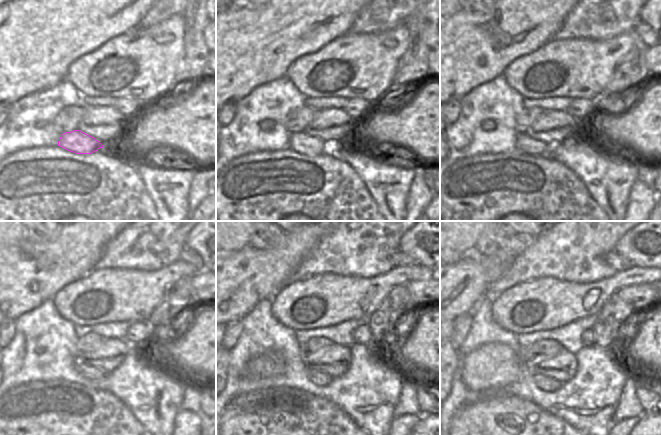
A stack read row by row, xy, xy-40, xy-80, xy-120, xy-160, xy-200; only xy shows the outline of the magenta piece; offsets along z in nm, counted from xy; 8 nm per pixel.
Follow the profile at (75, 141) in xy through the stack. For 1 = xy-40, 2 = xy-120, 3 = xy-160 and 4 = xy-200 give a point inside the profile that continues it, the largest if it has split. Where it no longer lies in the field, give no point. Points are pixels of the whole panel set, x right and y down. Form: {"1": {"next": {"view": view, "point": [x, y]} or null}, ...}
{"1": {"next": {"view": "xy-40", "point": [301, 142]}}, "2": {"next": {"view": "xy-120", "point": [90, 372]}}, "3": {"next": {"view": "xy-160", "point": [319, 378]}}, "4": {"next": {"view": "xy-200", "point": [545, 383]}}}

